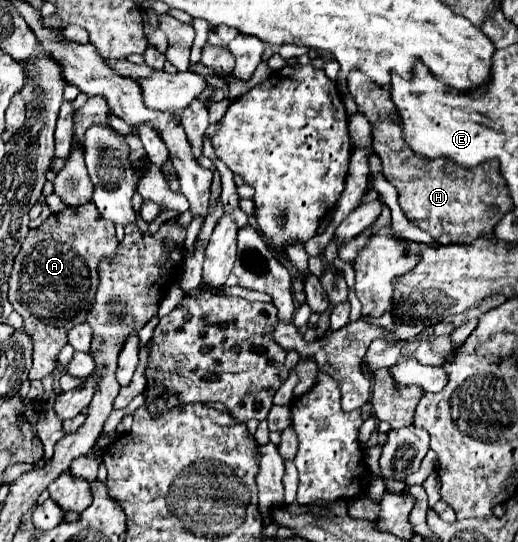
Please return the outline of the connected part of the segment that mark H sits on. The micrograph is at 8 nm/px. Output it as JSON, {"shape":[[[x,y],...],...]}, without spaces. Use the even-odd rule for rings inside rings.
{"shape":[[[353,72],[353,74],[355,74],[355,76],[351,76],[349,82],[355,82],[355,84],[349,84],[349,94],[353,96],[353,100],[355,100],[355,104],[357,104],[357,112],[361,112],[363,116],[367,116],[367,120],[373,124],[373,148],[375,148],[377,156],[379,156],[381,162],[383,162],[383,176],[385,176],[385,178],[387,178],[387,180],[397,188],[397,192],[399,192],[399,204],[401,204],[405,216],[409,218],[409,222],[415,224],[417,228],[429,232],[437,242],[443,242],[443,244],[447,244],[447,242],[463,242],[463,244],[467,244],[467,242],[475,240],[477,234],[481,234],[481,236],[491,236],[491,234],[493,234],[493,226],[501,220],[501,190],[499,190],[499,188],[501,188],[501,174],[499,174],[499,166],[497,166],[497,162],[495,162],[495,160],[485,162],[485,164],[481,164],[479,168],[475,168],[475,170],[479,170],[479,172],[483,172],[483,174],[473,174],[471,170],[467,170],[467,168],[463,168],[463,166],[457,166],[457,164],[451,164],[449,160],[443,160],[443,158],[423,160],[419,154],[411,152],[411,148],[409,148],[409,146],[405,144],[405,140],[403,140],[403,134],[401,134],[401,122],[397,120],[399,114],[397,114],[395,106],[393,106],[391,100],[389,100],[389,90],[385,90],[385,88],[379,86],[379,84],[373,84],[373,82],[367,80],[367,76],[363,76],[361,72]]]}

